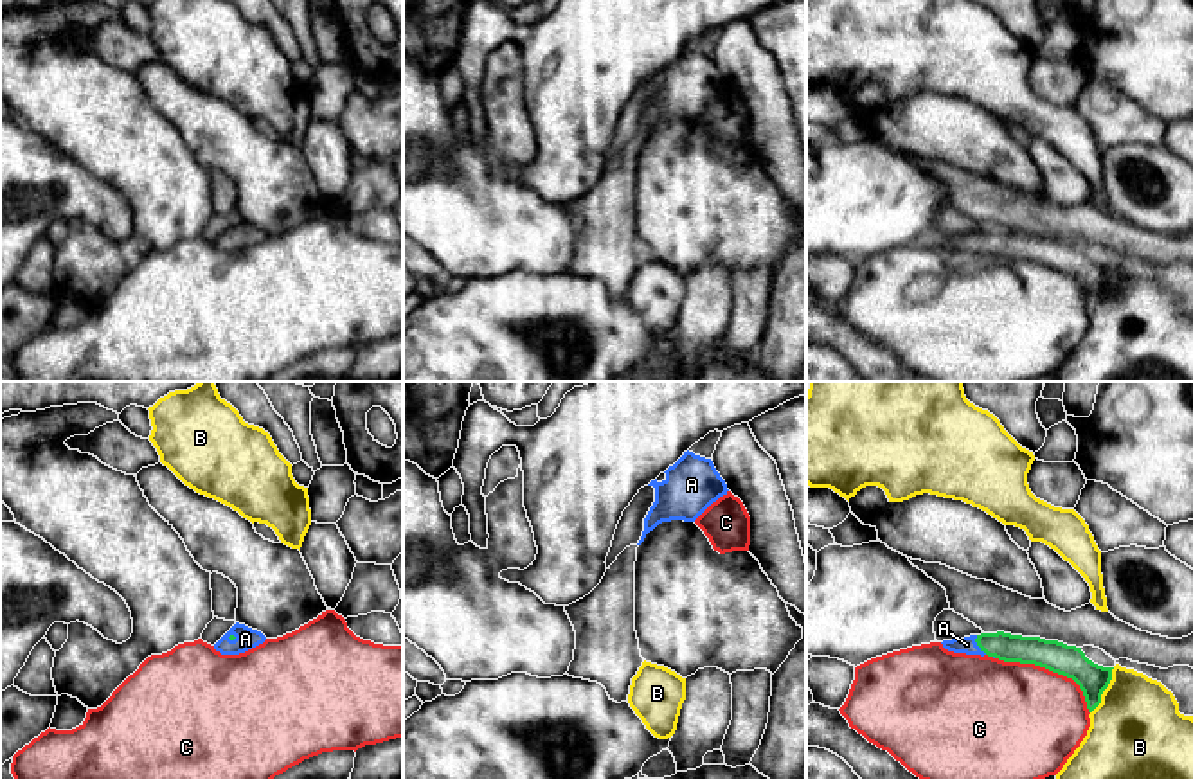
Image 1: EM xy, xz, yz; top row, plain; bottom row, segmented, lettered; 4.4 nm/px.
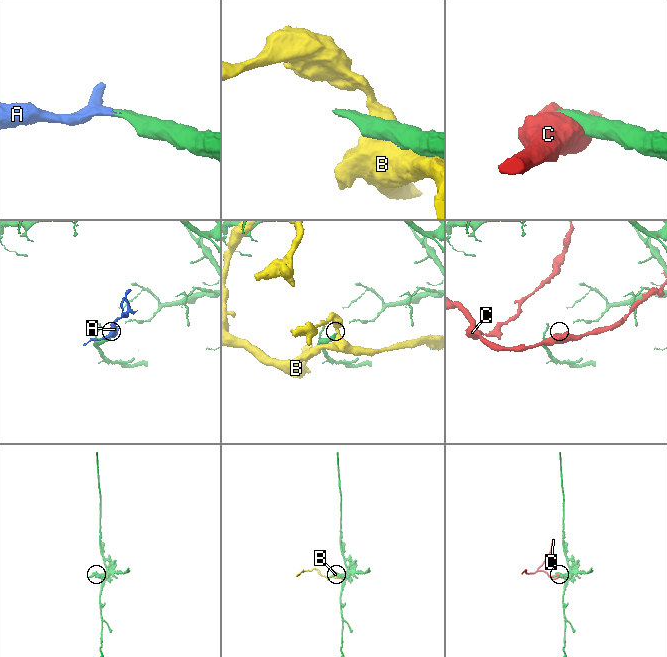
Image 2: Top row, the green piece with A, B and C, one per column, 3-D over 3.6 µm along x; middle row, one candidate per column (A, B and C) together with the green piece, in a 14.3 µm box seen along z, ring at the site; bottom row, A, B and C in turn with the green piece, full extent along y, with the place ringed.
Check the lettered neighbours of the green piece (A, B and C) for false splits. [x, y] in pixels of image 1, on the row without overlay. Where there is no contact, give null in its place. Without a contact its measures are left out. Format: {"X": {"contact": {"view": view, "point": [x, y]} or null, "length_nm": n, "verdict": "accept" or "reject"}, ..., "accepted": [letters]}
{"A": {"contact": {"view": "yz", "point": [977, 241]}, "length_nm": 100, "verdict": "accept"}, "B": {"contact": {"view": "yz", "point": [1103, 286]}, "length_nm": 240, "verdict": "reject"}, "C": {"contact": {"view": "yz", "point": [1051, 267]}, "length_nm": 500, "verdict": "reject"}, "accepted": ["A"]}

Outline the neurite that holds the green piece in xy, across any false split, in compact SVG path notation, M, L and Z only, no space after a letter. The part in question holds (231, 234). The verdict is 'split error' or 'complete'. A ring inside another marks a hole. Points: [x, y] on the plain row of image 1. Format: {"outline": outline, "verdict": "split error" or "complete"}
{"outline": "M236 219L216 241L214 246L221 252L239 252L259 241L263 241L266 234L252 227L245 221Z", "verdict": "split error"}

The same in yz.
{"outline": "M997 228L943 237L941 241L954 250L988 252L1004 259L1035 261L1072 275L1083 288L1089 309L1101 300L1101 291L1112 277L1114 264L1098 263L1085 254L1081 245L1058 237Z", "verdict": "split error"}

